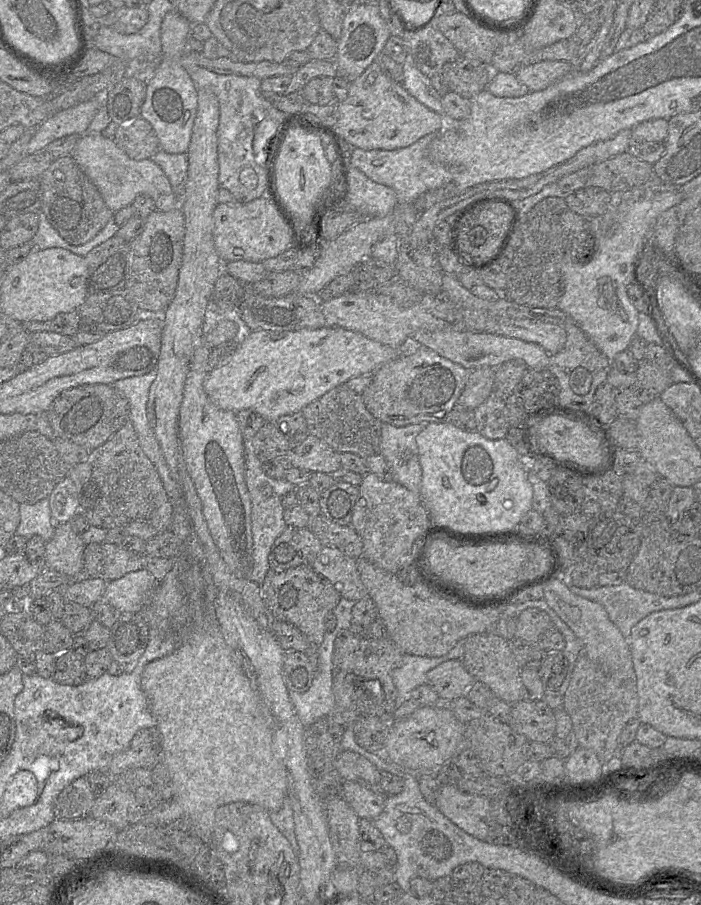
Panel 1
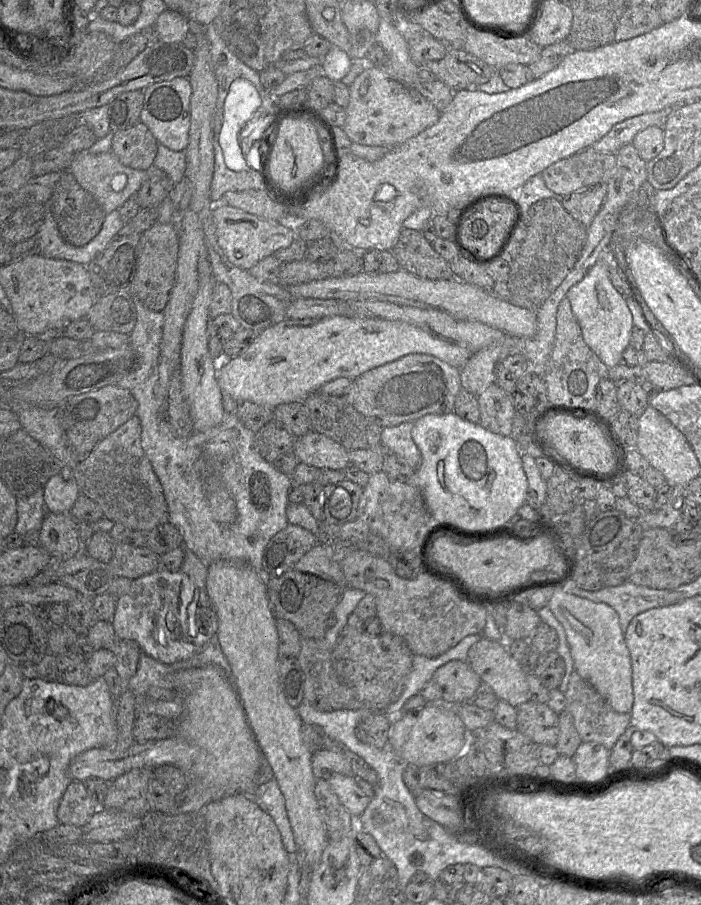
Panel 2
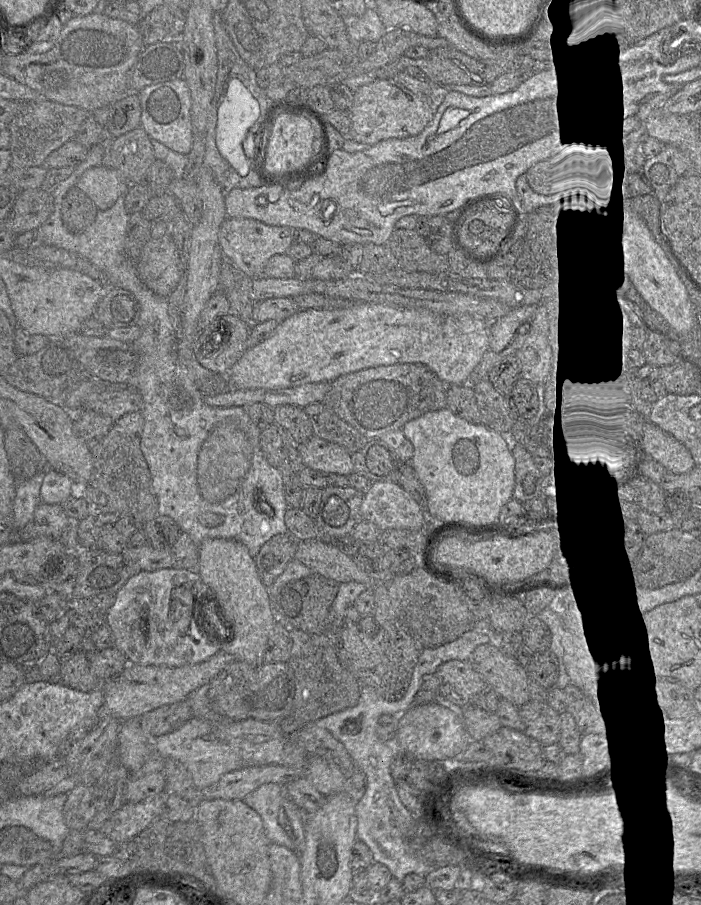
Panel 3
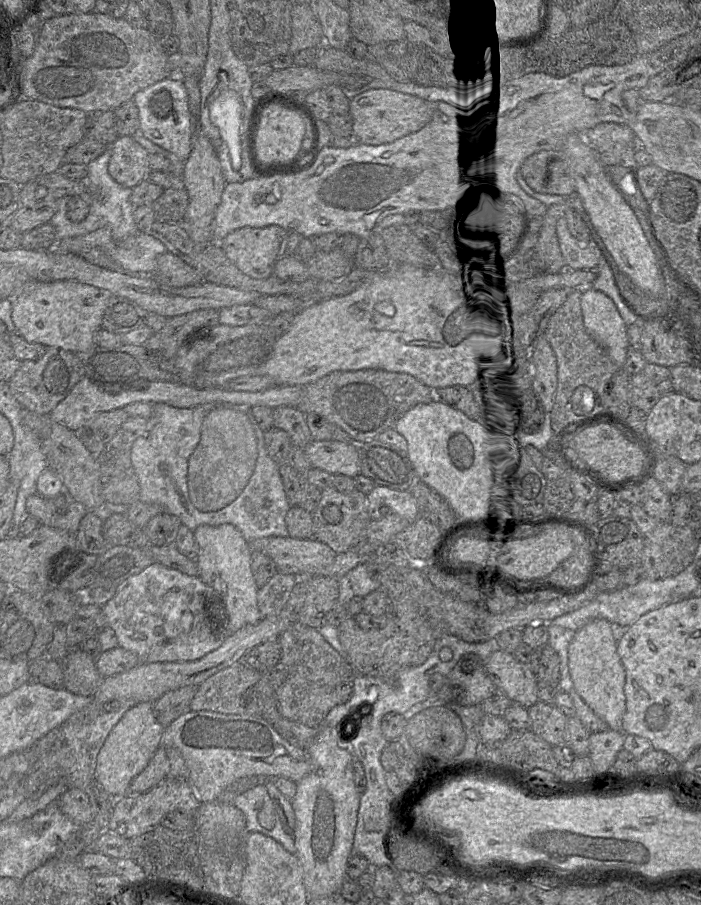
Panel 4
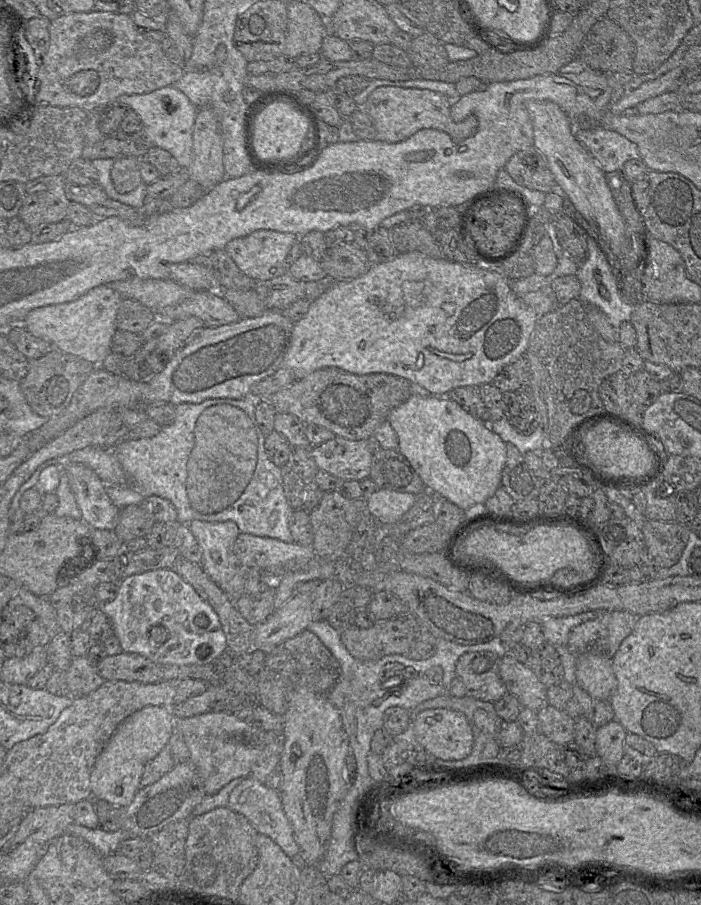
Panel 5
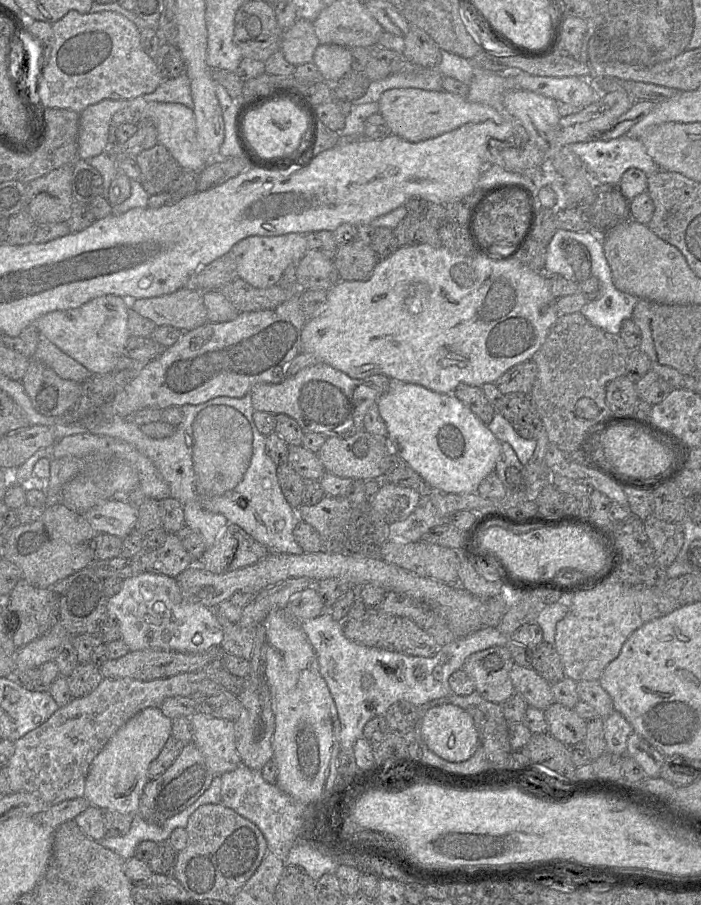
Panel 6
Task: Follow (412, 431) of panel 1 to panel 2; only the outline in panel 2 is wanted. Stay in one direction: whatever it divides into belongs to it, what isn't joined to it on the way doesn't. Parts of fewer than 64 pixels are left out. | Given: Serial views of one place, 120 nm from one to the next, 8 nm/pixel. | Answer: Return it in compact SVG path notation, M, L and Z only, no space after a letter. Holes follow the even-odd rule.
M405 422L382 428L380 441L388 452L398 456L412 469L417 469L420 464L420 451L412 439L412 427L413 423Z

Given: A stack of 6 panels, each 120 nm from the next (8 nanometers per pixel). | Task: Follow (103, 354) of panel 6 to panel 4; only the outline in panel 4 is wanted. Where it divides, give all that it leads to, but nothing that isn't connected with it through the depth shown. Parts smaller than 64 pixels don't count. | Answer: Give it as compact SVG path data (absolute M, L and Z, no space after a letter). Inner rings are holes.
M29 279L11 298L12 319L16 330L28 342L82 354L94 345L94 334L102 327L109 296L105 290L74 280L43 282Z

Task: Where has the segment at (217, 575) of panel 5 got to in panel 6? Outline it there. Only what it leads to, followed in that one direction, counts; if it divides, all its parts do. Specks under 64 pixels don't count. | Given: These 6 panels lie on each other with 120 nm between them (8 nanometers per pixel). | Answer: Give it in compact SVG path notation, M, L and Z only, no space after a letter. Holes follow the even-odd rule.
M195 503L184 504L183 511L186 526L203 537L206 547L212 546L228 525L222 514L206 511Z

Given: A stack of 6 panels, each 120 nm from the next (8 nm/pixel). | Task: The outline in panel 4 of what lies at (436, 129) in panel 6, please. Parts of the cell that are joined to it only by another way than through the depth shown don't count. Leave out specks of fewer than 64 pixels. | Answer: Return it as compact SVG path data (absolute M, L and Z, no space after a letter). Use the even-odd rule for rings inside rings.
M370 89L351 95L350 113L355 135L361 144L381 145L392 143L425 127L441 102L429 102L414 95L392 89Z

